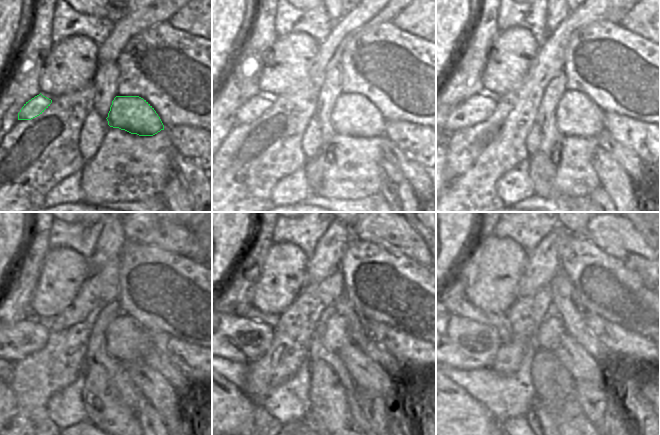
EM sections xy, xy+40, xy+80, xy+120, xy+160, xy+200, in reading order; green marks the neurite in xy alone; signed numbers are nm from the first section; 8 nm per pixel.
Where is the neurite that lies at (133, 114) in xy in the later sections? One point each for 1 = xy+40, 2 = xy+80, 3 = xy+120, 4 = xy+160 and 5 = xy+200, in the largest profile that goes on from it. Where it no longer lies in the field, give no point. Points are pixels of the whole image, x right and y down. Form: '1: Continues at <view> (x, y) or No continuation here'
1: Continues at xy+40 (353, 115)
2: Continues at xy+80 (576, 115)
3: Continues at xy+120 (127, 340)
4: Continues at xy+160 (336, 336)
5: Continues at xy+200 (551, 330).

